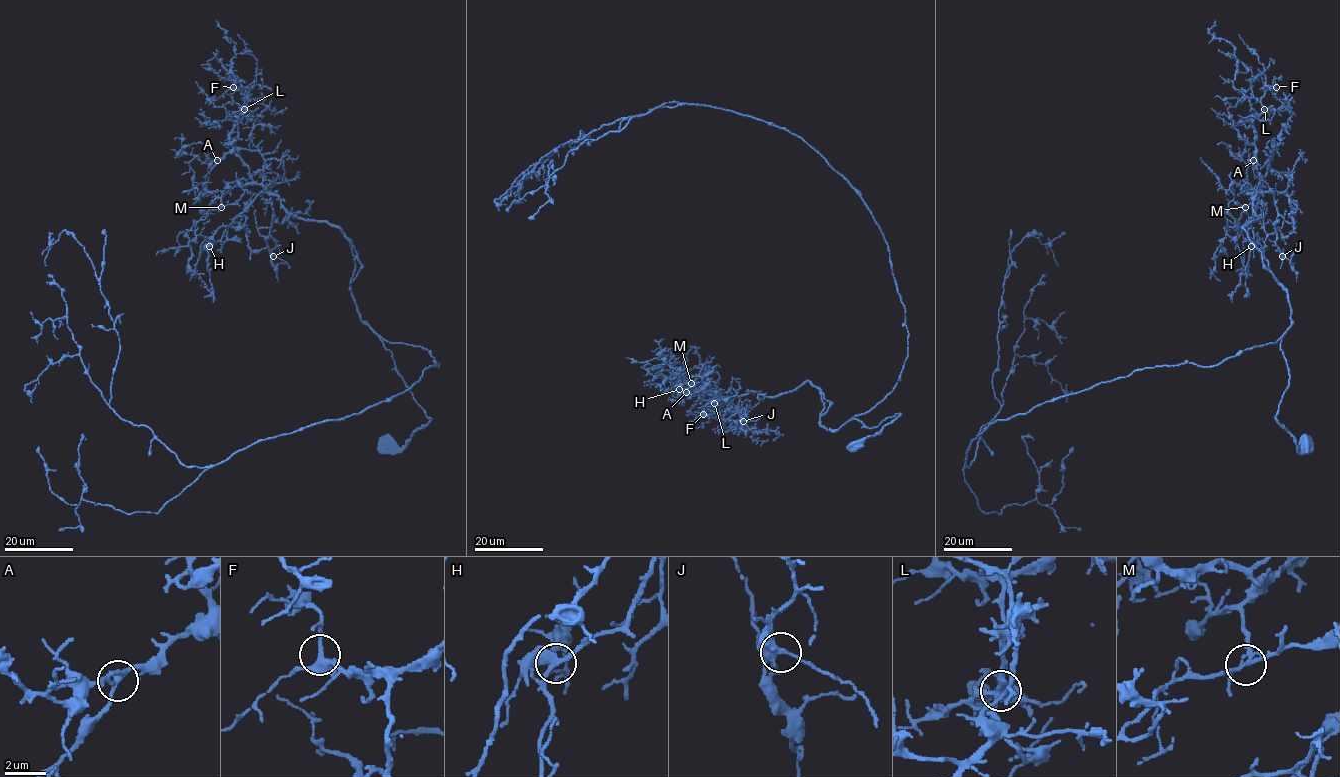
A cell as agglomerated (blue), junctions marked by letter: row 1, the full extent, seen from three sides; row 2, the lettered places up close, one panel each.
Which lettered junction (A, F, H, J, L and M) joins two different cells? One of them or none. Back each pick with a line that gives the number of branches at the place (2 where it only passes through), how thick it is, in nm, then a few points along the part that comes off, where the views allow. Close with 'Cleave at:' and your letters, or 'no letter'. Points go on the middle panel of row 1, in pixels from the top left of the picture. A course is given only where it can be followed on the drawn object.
Cleave at: no letter

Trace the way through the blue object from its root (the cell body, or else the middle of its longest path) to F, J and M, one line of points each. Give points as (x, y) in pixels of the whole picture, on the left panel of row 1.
F: (387, 445), (402, 448), (430, 419), (360, 318), (345, 234), (294, 217), (234, 152), (245, 92), (233, 87)
J: (387, 445), (402, 448), (430, 419), (360, 318), (352, 244), (338, 226), (297, 218), (268, 192), (273, 256)
M: (387, 445), (402, 448), (430, 419), (360, 318), (345, 234), (294, 217), (259, 184), (235, 185), (221, 207)

